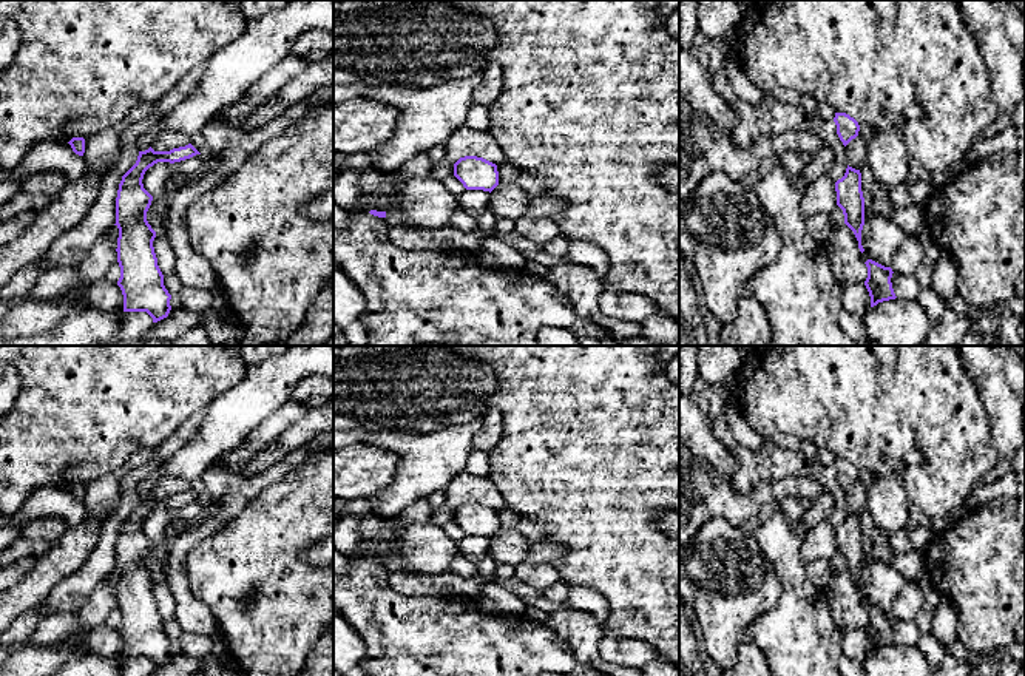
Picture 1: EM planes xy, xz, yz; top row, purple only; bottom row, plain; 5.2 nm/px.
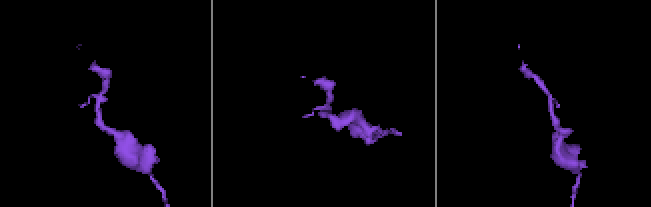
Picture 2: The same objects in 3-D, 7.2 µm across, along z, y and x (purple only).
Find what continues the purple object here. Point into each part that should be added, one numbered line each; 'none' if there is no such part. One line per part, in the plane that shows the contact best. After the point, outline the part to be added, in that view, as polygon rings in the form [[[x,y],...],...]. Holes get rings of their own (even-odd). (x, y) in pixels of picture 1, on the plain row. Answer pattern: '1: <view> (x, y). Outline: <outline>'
none

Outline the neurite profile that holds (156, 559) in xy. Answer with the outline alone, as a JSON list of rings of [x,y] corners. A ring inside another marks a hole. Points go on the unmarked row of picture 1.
[[[204,497],[202,502],[202,512],[199,515],[196,515],[191,520],[173,519],[165,529],[165,542],[153,543],[151,551],[147,557],[147,566],[154,577],[157,577],[162,573],[174,537],[184,532],[185,529],[202,523],[215,514],[215,500]]]

